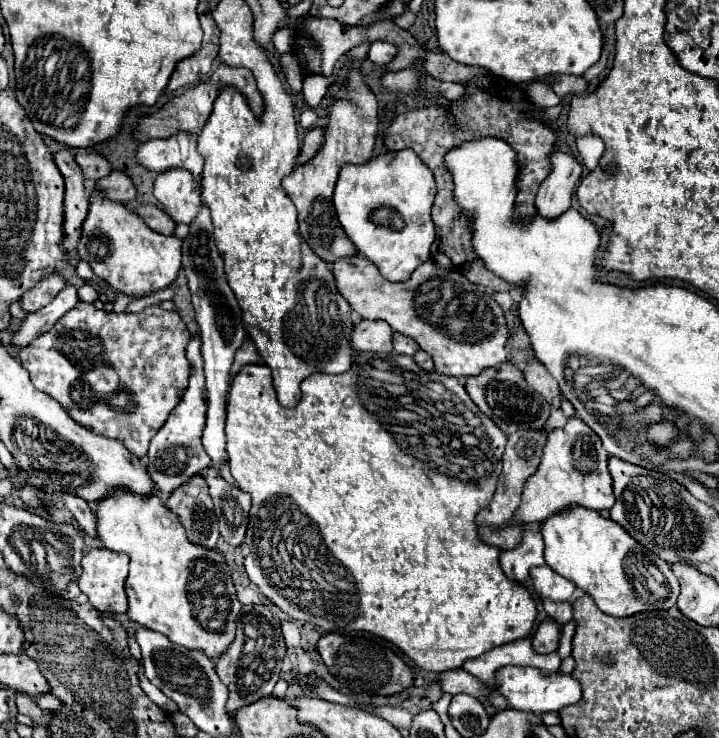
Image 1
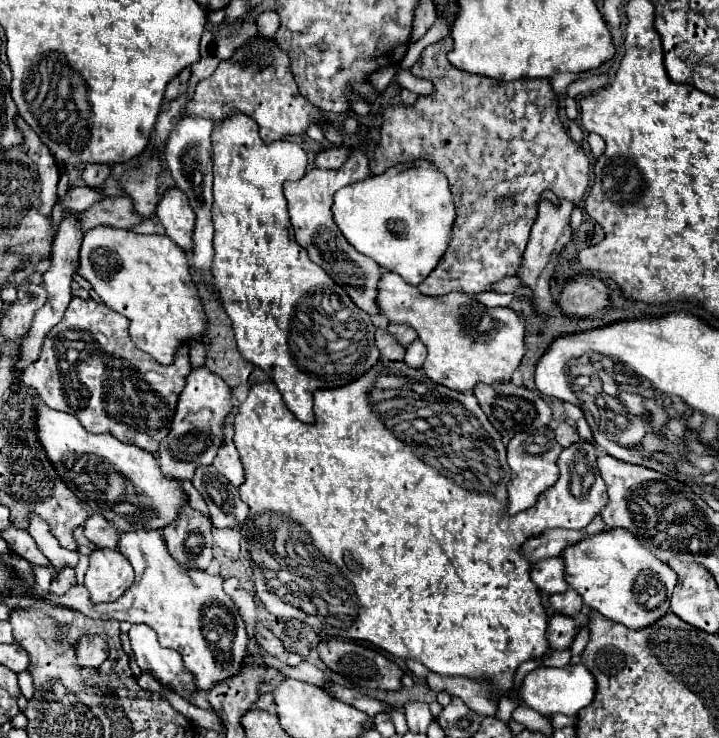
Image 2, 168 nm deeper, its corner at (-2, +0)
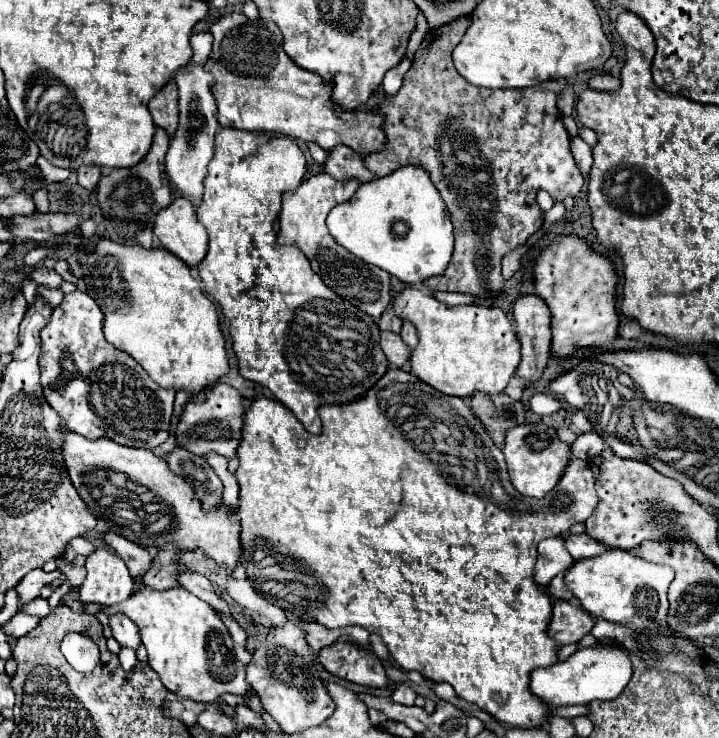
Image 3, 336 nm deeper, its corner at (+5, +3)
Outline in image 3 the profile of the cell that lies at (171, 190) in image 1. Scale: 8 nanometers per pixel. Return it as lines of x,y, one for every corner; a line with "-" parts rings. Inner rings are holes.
175,198
157,214
153,234
163,248
179,256
191,268
207,254
207,232
187,198

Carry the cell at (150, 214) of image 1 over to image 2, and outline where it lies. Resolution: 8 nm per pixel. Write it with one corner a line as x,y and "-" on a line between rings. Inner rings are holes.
104,197
102,201
94,203
86,211
78,215
80,225
84,231
96,227
96,225
110,225
118,229
130,229
138,223
142,223
142,217
138,217
130,209
130,201
124,197

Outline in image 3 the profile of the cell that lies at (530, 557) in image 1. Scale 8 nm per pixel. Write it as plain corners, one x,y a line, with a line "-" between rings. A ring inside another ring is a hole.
567,534
567,536
563,536
563,542
575,560
591,558
591,556
605,552
605,544
599,544
597,540
593,540
587,534

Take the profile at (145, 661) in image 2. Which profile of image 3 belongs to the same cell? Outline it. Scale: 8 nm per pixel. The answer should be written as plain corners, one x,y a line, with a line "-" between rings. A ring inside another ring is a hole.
111,616
109,624
111,624
111,630
113,630
113,638
121,646
139,650
139,646
143,642
141,642
141,636
139,636
139,626
133,620
129,620
127,616

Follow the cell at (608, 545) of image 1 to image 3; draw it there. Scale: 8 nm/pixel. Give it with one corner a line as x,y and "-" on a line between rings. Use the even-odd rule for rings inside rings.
607,548
603,556
593,556
593,560
577,560
565,572
567,588
591,616
601,616
633,630
653,630
665,622
669,608
667,586
671,580
673,572
669,566
651,564
621,548

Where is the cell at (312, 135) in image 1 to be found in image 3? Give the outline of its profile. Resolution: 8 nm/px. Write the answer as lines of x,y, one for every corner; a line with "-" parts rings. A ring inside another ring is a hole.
333,148
327,154
327,160
323,164
325,172
331,174
335,180
349,180
349,178
357,178
359,182
369,182
373,180
373,172
369,172
363,164
363,158
353,152
351,148

